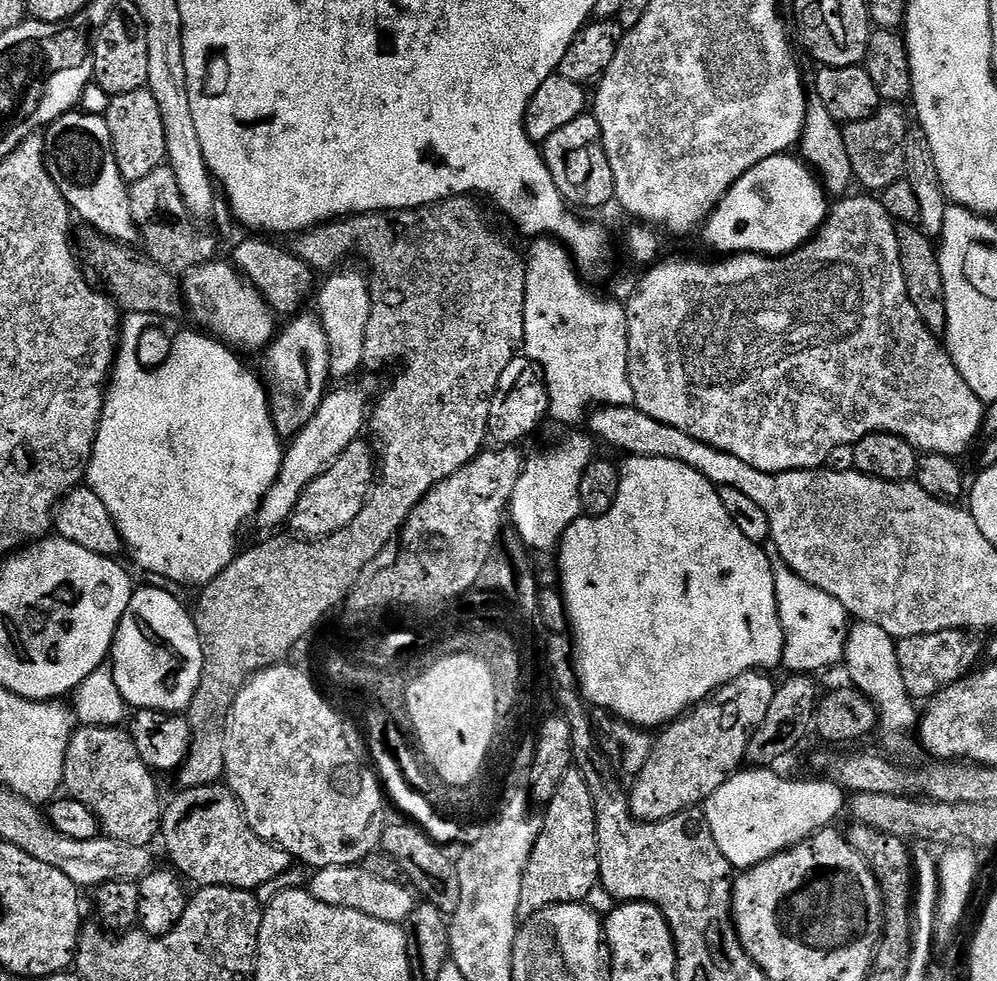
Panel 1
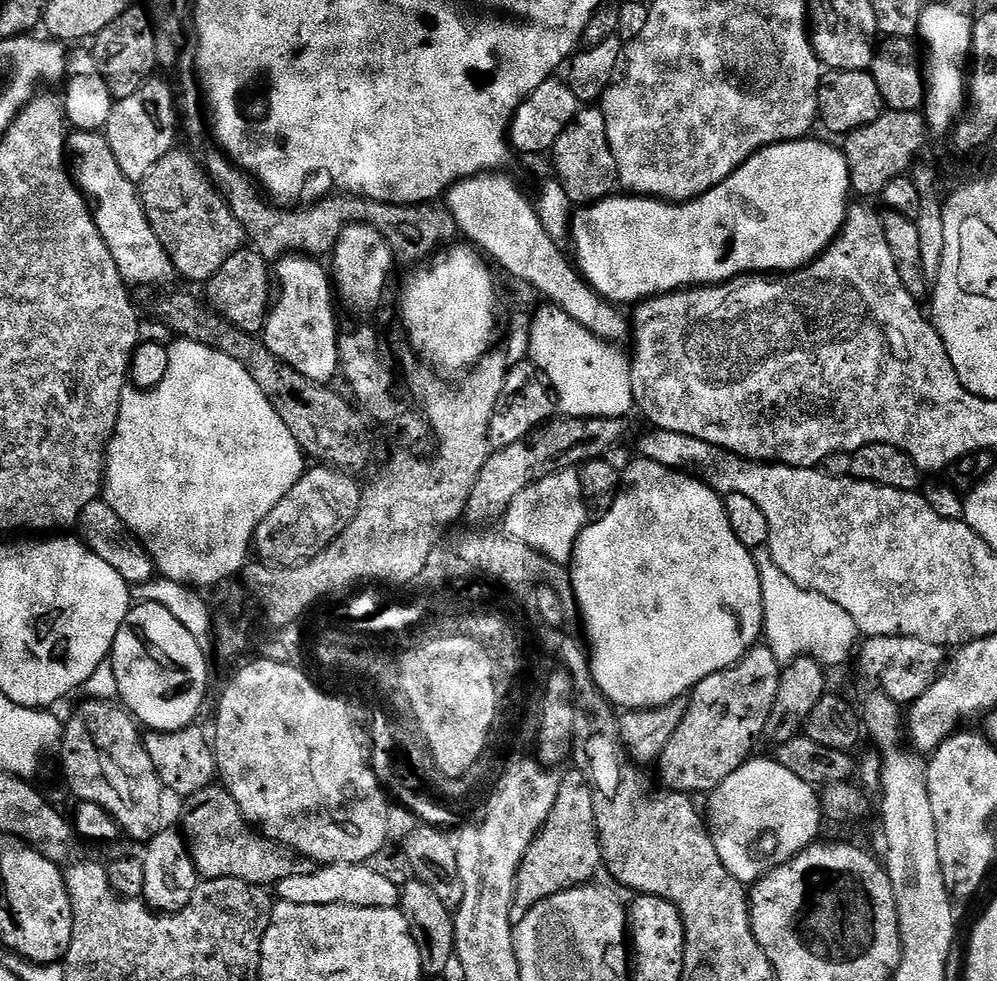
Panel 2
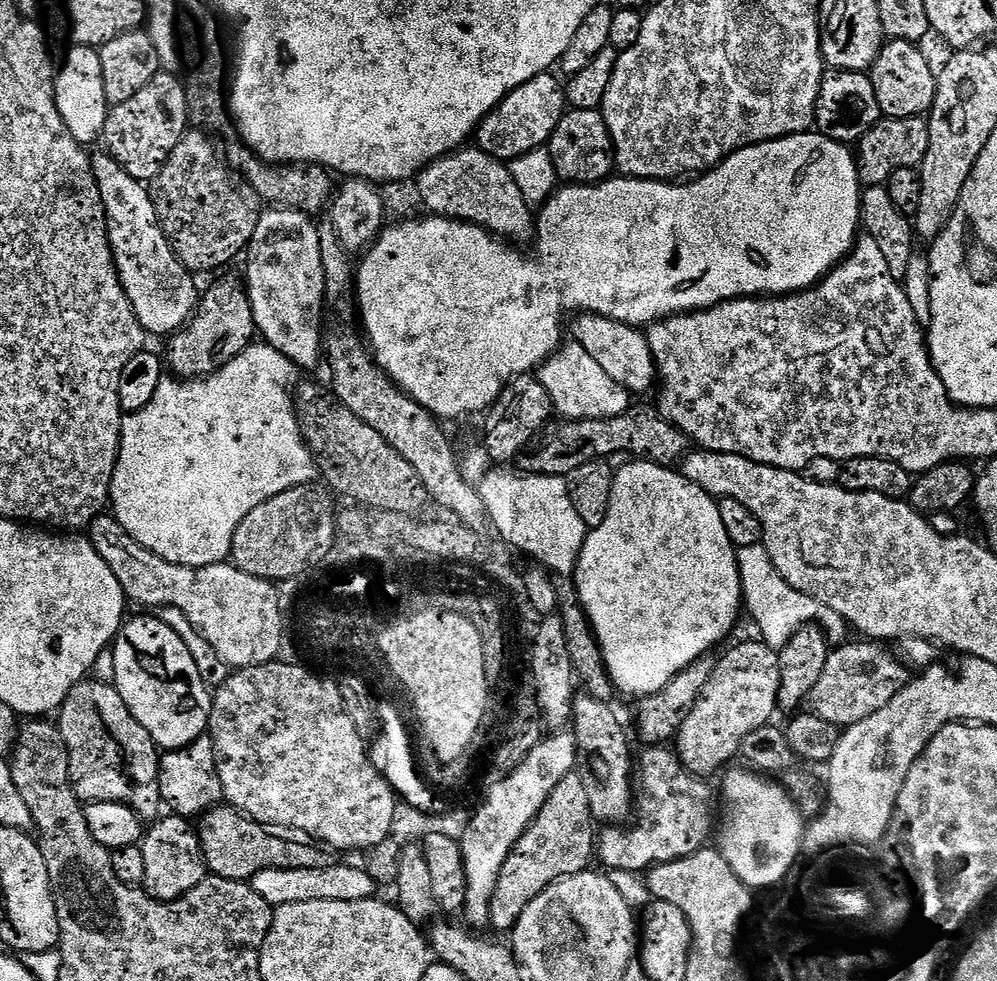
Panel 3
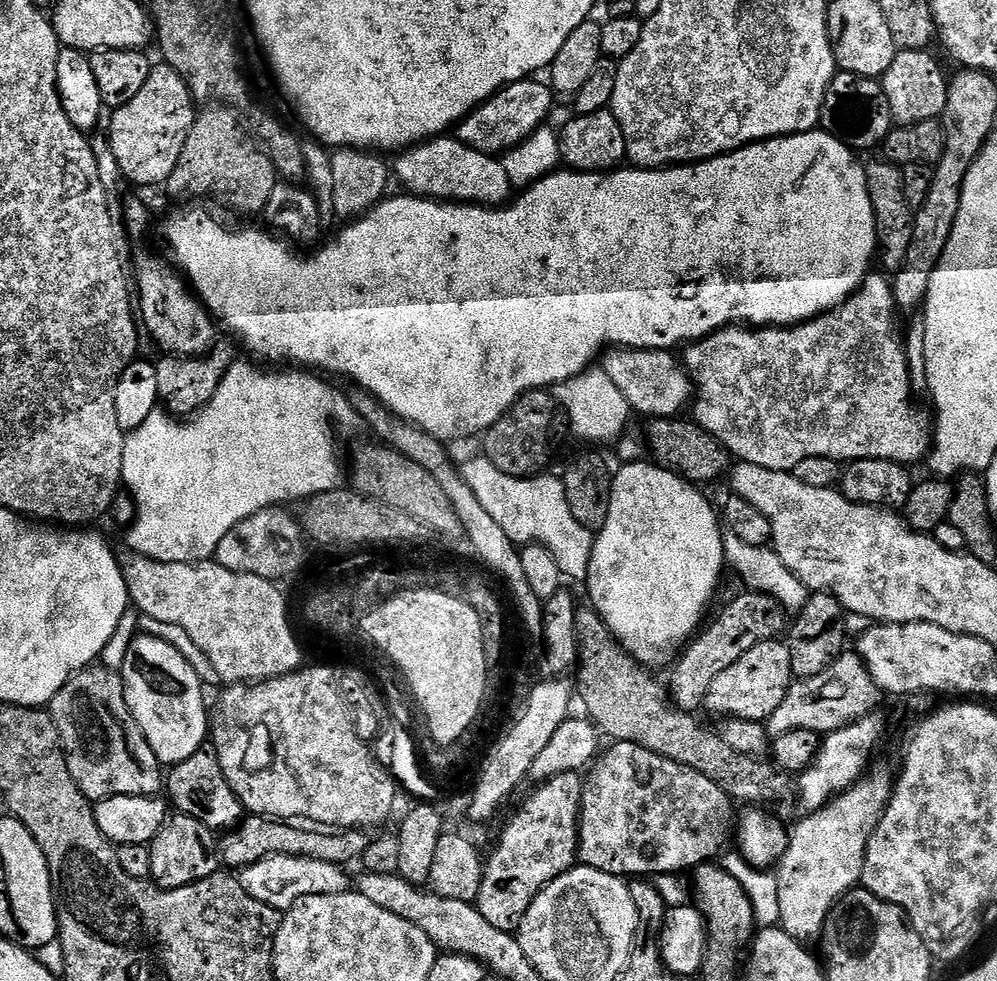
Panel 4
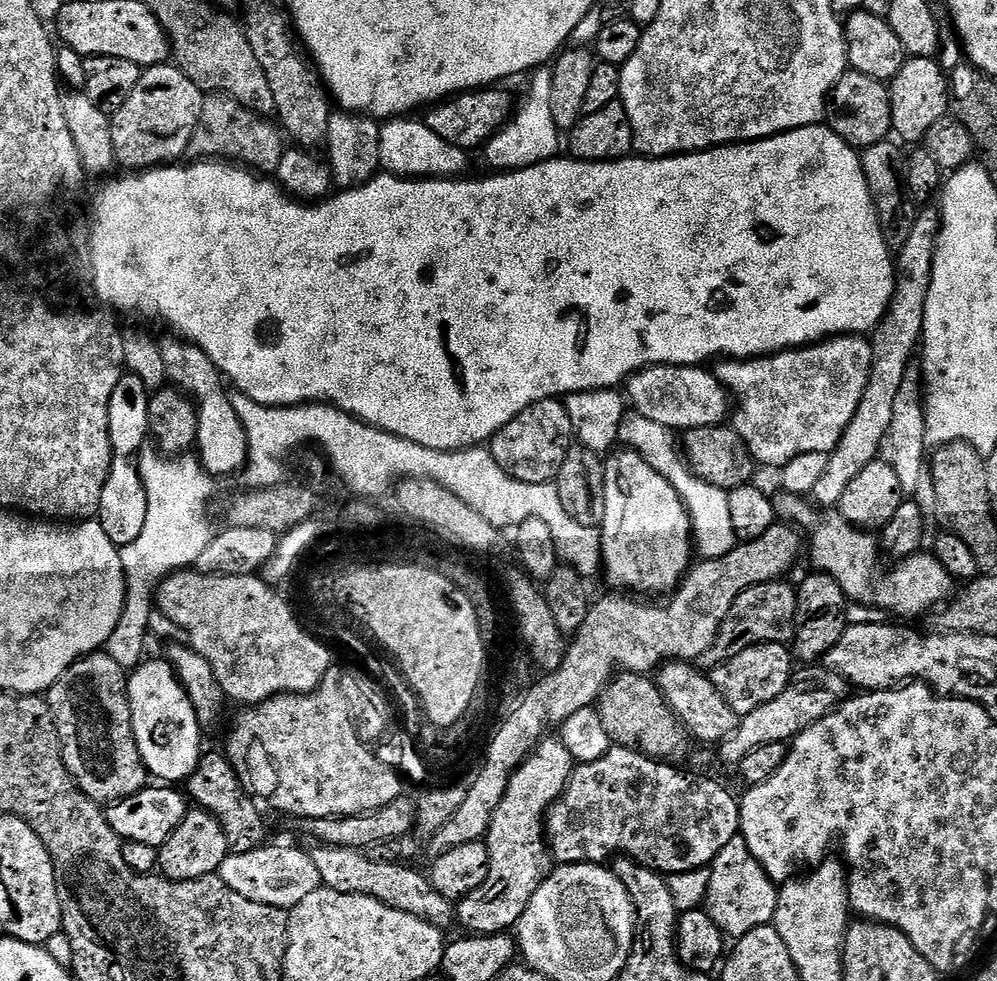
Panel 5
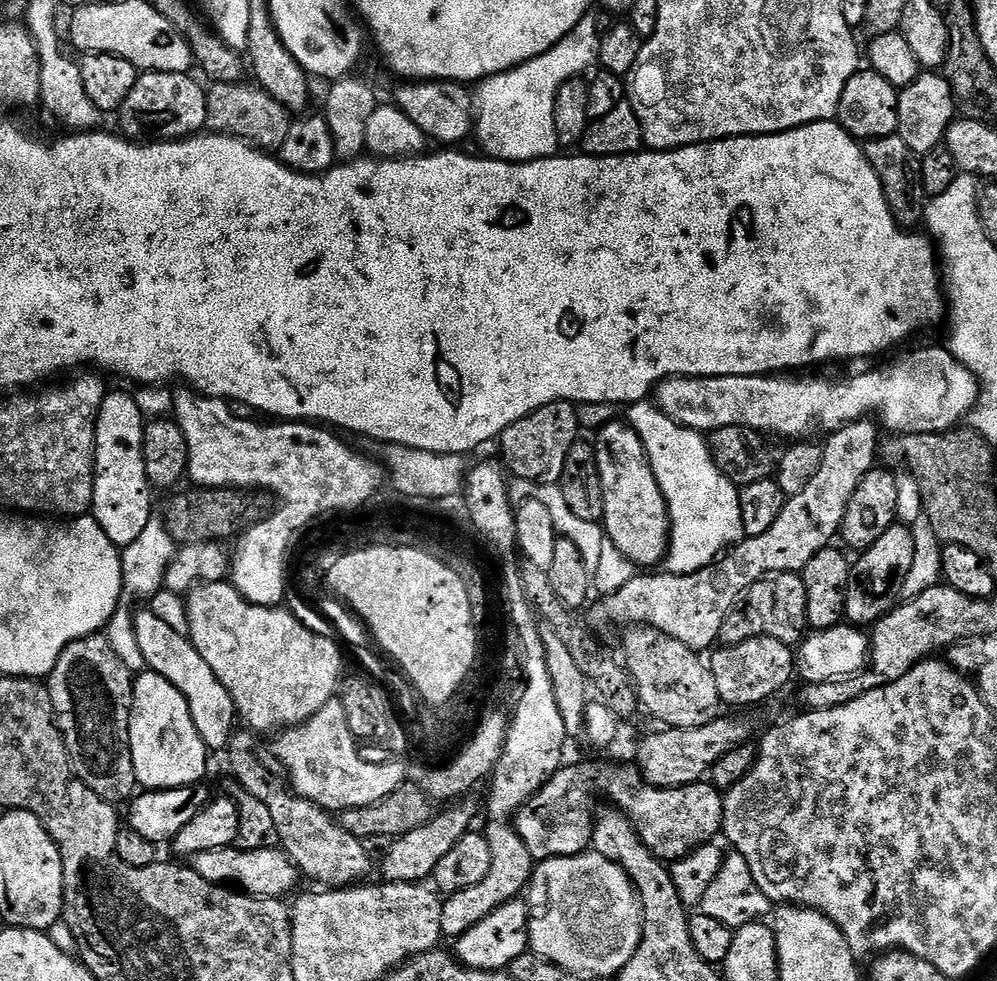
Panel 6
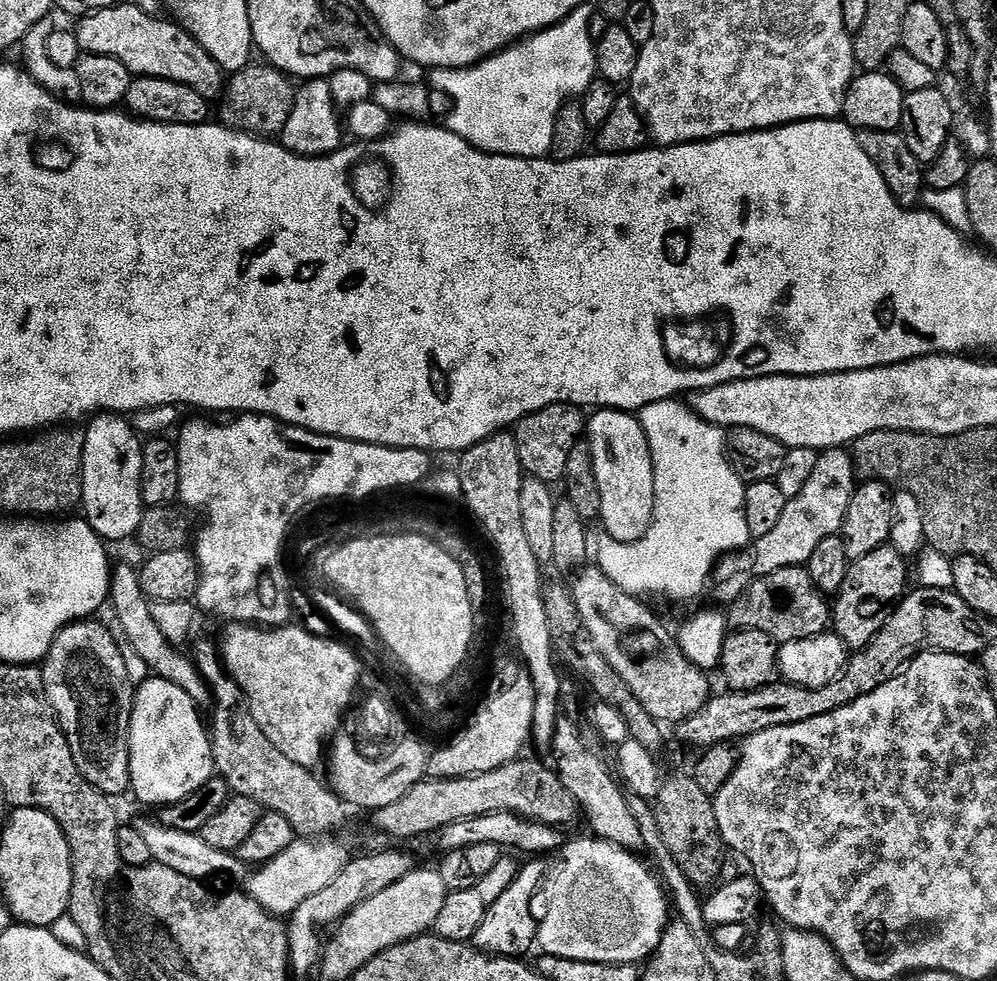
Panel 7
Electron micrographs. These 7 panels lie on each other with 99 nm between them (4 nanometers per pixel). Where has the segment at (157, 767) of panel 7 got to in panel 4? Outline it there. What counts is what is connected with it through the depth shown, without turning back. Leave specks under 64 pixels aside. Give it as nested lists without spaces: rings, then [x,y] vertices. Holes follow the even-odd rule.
[[[137,634],[126,650],[122,675],[128,708],[161,765],[182,762],[205,747],[210,736],[210,708],[204,705],[204,688],[195,666],[170,641]]]

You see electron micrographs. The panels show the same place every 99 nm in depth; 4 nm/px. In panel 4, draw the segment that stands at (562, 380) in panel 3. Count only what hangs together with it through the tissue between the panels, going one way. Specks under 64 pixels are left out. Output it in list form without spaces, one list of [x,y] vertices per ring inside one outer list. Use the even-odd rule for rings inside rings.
[[[593,366],[588,371],[555,385],[554,395],[557,405],[568,415],[572,423],[572,432],[580,440],[589,440],[592,444],[608,444],[625,435],[628,416],[633,415],[632,407],[622,398],[622,390],[610,382],[610,378],[599,367]]]

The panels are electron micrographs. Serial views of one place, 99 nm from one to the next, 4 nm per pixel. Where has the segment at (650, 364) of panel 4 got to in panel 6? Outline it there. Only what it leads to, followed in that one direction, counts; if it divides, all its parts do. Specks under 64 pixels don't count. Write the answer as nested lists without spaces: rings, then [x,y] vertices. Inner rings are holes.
[[[916,348],[897,358],[885,368],[852,376],[849,380],[784,380],[783,375],[766,376],[669,376],[654,389],[654,403],[660,411],[683,428],[694,428],[701,434],[711,434],[717,428],[734,426],[752,428],[761,434],[777,432],[780,436],[804,438],[811,428],[821,428],[831,434],[854,420],[875,418],[892,434],[930,434],[955,429],[976,404],[978,381],[951,351],[942,348]]]

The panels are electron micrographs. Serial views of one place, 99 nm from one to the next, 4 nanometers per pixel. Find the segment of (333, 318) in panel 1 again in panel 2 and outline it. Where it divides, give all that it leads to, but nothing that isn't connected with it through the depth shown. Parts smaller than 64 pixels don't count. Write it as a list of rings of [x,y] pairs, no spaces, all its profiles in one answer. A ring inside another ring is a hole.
[[[347,223],[339,234],[338,242],[332,251],[330,272],[337,297],[360,312],[379,306],[392,268],[394,253],[381,234],[369,224]]]

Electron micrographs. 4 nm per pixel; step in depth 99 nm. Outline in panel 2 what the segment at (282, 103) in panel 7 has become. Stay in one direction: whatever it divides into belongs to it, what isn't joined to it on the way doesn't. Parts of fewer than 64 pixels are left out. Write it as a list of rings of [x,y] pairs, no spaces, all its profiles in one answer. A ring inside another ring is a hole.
[[[180,146],[171,148],[160,161],[154,162],[150,174],[138,181],[138,191],[140,205],[144,207],[144,213],[154,234],[158,234],[158,242],[162,242],[170,262],[174,262],[177,273],[183,279],[185,276],[188,280],[211,280],[218,270],[222,270],[222,262],[226,262],[230,254],[245,247],[246,237],[238,218],[230,214],[226,202],[216,193],[216,187],[208,181],[208,175],[191,151]]]

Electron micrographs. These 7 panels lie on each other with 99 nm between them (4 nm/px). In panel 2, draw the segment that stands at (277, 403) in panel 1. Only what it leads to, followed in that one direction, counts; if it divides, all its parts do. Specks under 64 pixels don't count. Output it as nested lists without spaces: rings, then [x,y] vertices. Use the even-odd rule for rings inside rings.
[[[285,254],[275,261],[274,284],[278,291],[271,301],[268,315],[264,317],[262,339],[270,354],[298,370],[298,374],[319,384],[331,385],[332,379],[337,379],[340,370],[340,335],[338,327],[336,328],[338,304],[334,299],[334,285],[329,269],[320,264],[323,263],[319,259],[303,254]]]

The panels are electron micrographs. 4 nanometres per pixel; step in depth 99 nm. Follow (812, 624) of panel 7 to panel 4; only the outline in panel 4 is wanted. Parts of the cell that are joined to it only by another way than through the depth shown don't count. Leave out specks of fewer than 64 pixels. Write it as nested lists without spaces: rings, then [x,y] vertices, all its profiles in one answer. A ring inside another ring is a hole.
[[[744,590],[741,593],[741,596],[734,597],[717,614],[716,621],[712,625],[709,623],[679,653],[678,659],[671,665],[673,668],[670,699],[681,712],[692,714],[697,711],[695,708],[703,709],[706,694],[710,694],[710,685],[713,684],[714,678],[718,678],[718,674],[722,674],[728,667],[734,666],[734,662],[738,662],[738,658],[742,658],[742,654],[754,650],[754,646],[779,637],[785,631],[786,613],[777,600],[751,590]]]

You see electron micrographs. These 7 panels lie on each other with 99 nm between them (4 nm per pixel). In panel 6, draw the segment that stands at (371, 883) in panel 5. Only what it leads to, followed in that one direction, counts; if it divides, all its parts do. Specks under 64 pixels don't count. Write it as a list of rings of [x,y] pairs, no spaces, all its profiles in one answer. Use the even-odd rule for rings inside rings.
[[[248,730],[233,731],[226,749],[226,757],[228,756],[228,764],[232,767],[232,776],[240,783],[239,787],[243,791],[249,792],[258,798],[258,802],[266,802],[266,810],[270,810],[270,818],[274,818],[274,830],[276,831],[276,839],[279,847],[285,856],[296,865],[301,873],[304,872],[312,880],[317,880],[317,885],[323,886],[328,890],[339,890],[349,886],[359,885],[361,882],[367,881],[368,875],[372,872],[372,860],[364,853],[366,848],[365,841],[354,838],[354,834],[350,834],[346,830],[342,830],[342,826],[338,823],[325,809],[319,808],[314,802],[310,802],[306,798],[296,795],[291,787],[286,783],[283,775],[275,776],[252,751],[255,750],[256,744],[253,733]]]

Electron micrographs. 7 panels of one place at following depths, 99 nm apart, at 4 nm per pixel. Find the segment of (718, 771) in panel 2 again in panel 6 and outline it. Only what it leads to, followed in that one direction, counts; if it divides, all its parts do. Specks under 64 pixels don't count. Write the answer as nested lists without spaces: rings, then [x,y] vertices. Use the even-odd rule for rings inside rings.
[[[763,636],[720,646],[711,653],[711,656],[710,667],[720,699],[725,705],[733,704],[736,708],[748,708],[751,704],[760,704],[763,700],[770,699],[775,692],[782,691],[787,686],[788,679],[794,676],[793,649],[778,642],[778,638]]]

